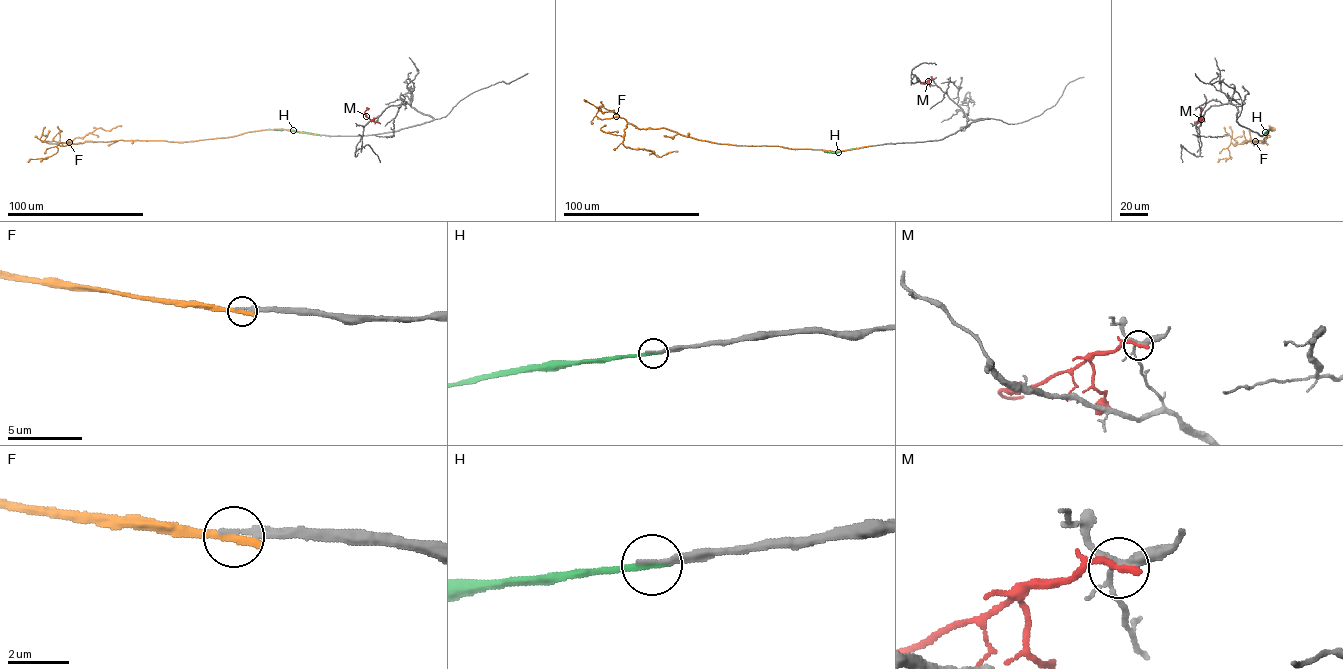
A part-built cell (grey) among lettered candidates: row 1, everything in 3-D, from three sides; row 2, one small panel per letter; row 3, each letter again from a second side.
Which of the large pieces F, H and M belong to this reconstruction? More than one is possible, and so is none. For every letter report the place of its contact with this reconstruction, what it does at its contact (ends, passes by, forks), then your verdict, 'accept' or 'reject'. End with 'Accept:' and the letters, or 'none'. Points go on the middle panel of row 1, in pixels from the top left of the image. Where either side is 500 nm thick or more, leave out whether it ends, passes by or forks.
F: (876, 145) | it ends | reject
H: (876, 145) | it ends | accept
M: (933, 79) | it ends | reject
Accept: H

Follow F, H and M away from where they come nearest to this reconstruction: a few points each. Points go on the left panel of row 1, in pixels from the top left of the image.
F: (320, 135), (274, 129), (178, 142), (66, 143), (96, 128), (110, 130), (121, 125)
H: (320, 135), (268, 129)
M: (377, 122), (366, 116), (364, 112), (369, 108)

